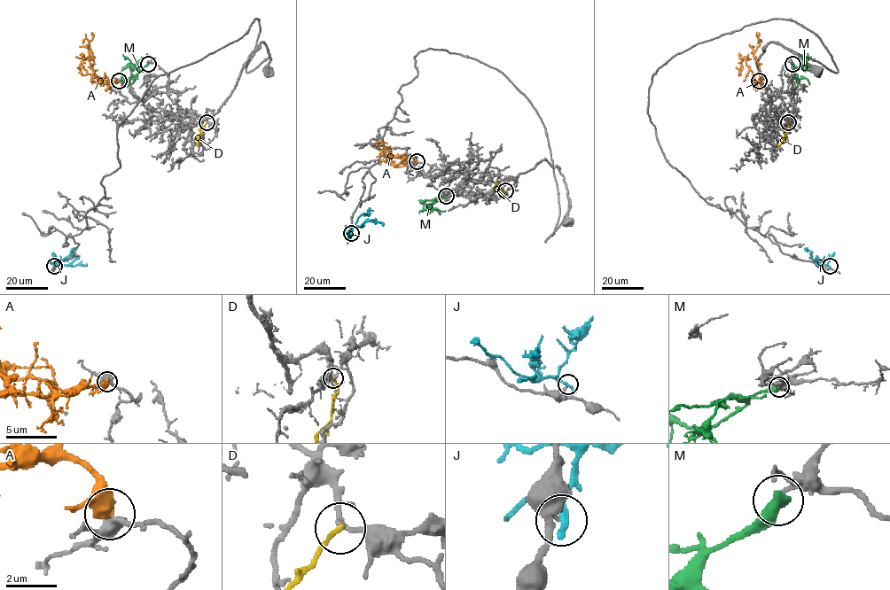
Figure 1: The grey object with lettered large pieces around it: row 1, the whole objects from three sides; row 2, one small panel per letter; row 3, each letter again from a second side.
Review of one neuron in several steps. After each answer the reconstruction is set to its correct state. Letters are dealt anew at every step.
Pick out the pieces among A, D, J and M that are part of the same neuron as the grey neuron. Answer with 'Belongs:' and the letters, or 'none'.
Belongs: none

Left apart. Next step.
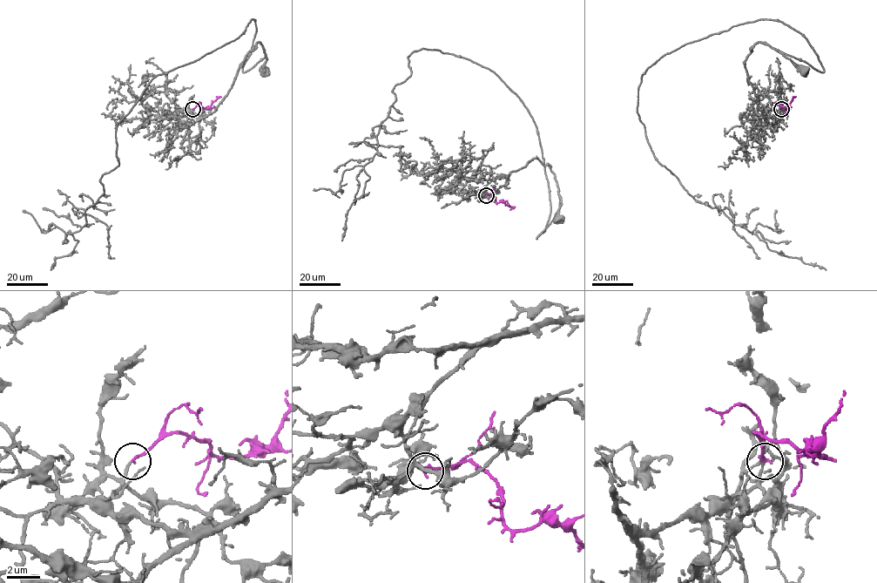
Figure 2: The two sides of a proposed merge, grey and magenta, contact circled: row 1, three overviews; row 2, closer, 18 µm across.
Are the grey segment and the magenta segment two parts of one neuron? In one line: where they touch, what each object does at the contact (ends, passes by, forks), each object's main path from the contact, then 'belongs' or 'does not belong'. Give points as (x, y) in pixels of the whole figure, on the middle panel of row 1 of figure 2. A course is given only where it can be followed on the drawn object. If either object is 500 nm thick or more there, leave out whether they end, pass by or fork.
at (486, 195); grey ends there; magenta ends there; grey runs (485, 195), (482, 189), (493, 179), (536, 158), (555, 175), (561, 203), (558, 219); magenta runs (486, 195), (492, 194), (496, 202), (512, 207), (509, 209); belongs

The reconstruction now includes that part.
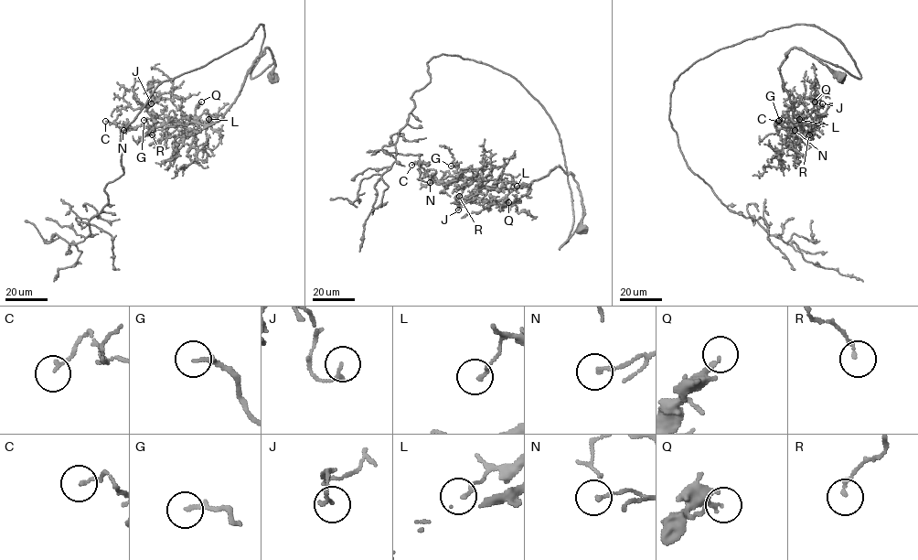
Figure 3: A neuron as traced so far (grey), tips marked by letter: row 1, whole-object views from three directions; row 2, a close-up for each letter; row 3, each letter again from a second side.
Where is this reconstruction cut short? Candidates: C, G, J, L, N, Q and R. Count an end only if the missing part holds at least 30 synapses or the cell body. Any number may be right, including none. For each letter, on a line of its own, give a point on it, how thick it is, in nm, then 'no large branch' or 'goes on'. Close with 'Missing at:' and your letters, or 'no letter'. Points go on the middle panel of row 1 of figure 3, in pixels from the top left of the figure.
C: (411, 165) | 130 nm | no large branch
G: (451, 166) | 160 nm | goes on
J: (458, 210) | 140 nm | no large branch
L: (517, 186) | 130 nm | no large branch
N: (430, 182) | 130 nm | no large branch
Q: (508, 202) | 180 nm | goes on
R: (459, 196) | 140 nm | no large branch
Missing at: G, Q

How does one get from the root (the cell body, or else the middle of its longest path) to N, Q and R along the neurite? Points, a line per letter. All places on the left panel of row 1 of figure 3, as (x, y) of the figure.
N: (272, 77), (275, 63), (266, 48), (224, 116), (199, 132), (172, 120), (157, 127), (123, 130)
Q: (272, 77), (275, 63), (266, 48), (221, 118), (198, 123), (195, 107), (201, 102)
R: (272, 77), (275, 63), (266, 48), (221, 118), (199, 132), (172, 120), (157, 122), (152, 134)

